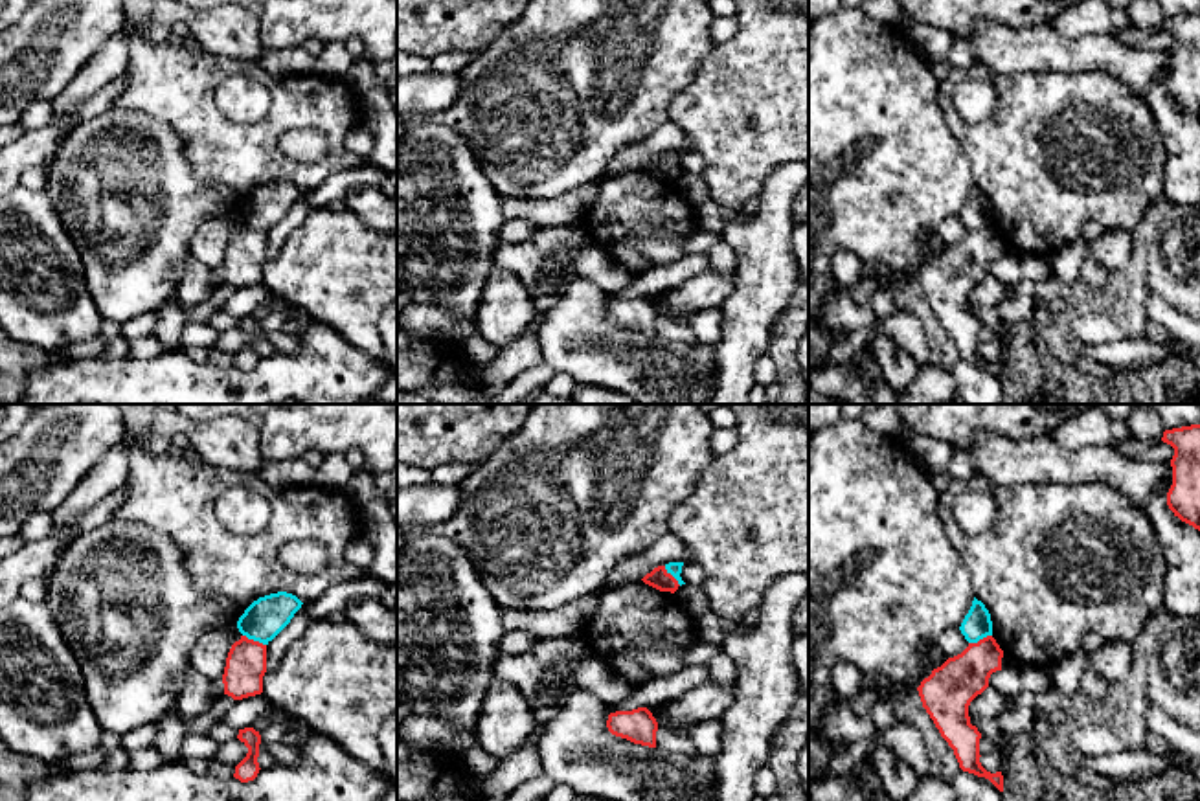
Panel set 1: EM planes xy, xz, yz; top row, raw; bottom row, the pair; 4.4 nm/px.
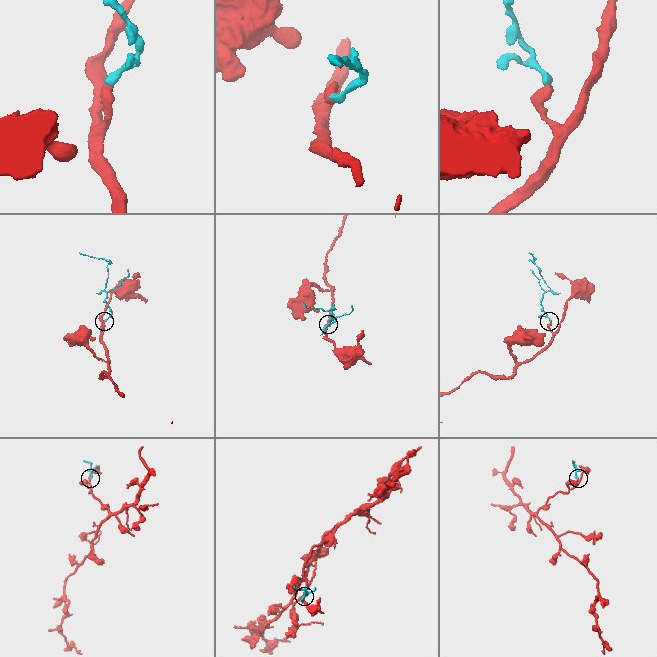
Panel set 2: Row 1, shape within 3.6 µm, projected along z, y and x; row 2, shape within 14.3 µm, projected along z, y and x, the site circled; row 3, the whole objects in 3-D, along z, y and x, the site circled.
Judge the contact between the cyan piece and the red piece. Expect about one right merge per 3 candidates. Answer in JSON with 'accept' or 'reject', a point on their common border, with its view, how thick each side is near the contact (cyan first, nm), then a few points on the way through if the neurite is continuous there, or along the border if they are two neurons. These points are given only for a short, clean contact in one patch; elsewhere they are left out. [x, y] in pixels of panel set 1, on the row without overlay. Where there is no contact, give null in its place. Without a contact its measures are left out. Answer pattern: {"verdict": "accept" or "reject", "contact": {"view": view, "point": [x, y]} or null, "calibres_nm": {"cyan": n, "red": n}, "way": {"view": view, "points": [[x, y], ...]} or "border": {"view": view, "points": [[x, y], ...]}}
{"verdict": "reject", "contact": {"view": "xy", "point": [254, 228]}, "calibres_nm": {"cyan": 180, "red": 180}, "border": {"view": "xy", "points": [[243, 223], [265, 234]]}}

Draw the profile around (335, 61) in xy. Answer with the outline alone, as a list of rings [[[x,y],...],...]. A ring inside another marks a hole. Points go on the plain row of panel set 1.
[[[340,40],[327,42],[316,57],[314,72],[325,77],[344,79],[353,64],[353,57]]]

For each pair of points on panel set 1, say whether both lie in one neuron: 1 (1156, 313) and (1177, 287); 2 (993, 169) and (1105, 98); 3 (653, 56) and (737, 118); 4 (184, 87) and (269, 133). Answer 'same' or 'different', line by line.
1: different
2: same
3: different
4: same

